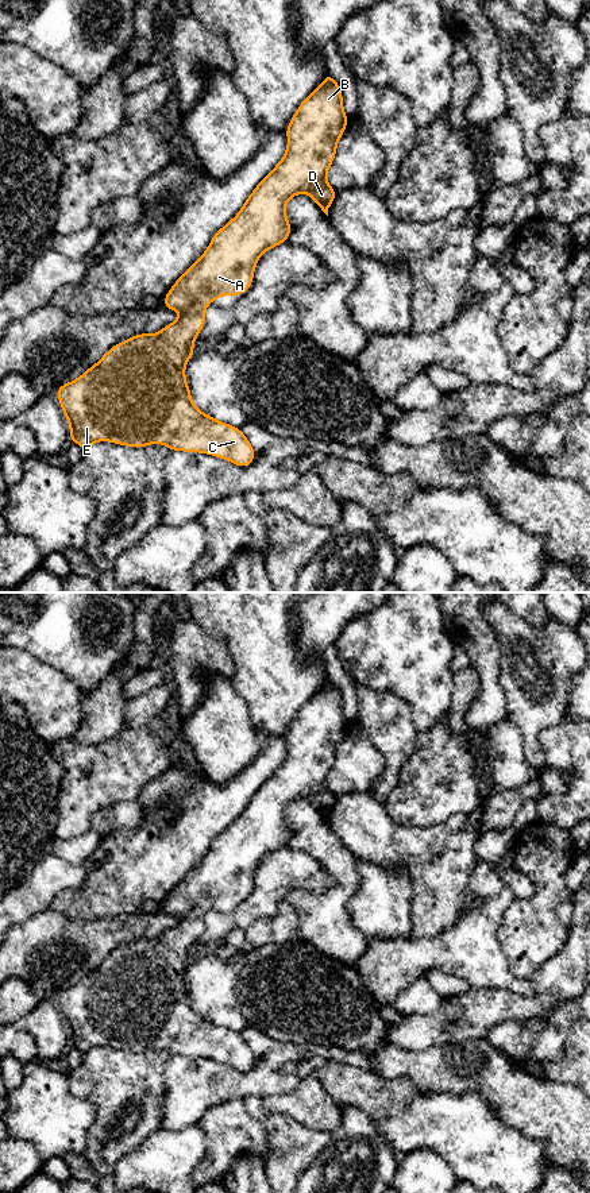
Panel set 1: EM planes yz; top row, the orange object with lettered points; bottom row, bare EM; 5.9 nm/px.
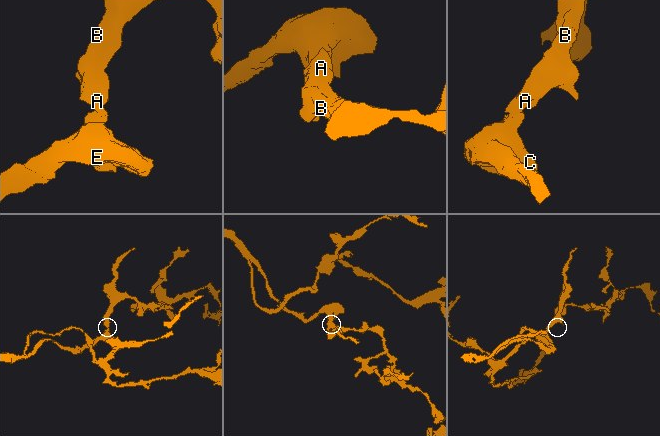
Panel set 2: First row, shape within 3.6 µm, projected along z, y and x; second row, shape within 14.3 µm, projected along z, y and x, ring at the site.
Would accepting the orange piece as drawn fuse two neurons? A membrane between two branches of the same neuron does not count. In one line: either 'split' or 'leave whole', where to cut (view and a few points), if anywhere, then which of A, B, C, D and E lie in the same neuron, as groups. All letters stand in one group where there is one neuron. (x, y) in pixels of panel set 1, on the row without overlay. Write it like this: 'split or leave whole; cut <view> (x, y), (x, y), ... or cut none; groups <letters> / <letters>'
leave whole; cut none; groups A B C D E

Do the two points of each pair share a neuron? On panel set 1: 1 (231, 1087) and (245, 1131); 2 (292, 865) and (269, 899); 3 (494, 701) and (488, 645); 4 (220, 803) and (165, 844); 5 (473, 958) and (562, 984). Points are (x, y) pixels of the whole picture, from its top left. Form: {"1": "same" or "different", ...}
{"1": "different", "2": "same", "3": "same", "4": "same", "5": "different"}

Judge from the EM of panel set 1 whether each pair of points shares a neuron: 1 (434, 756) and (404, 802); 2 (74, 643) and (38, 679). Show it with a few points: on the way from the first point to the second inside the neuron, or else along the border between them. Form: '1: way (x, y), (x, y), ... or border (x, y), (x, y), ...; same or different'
1: way (434, 767), (434, 772), (415, 791); same
2: border (23, 651), (61, 671), (76, 686); different

